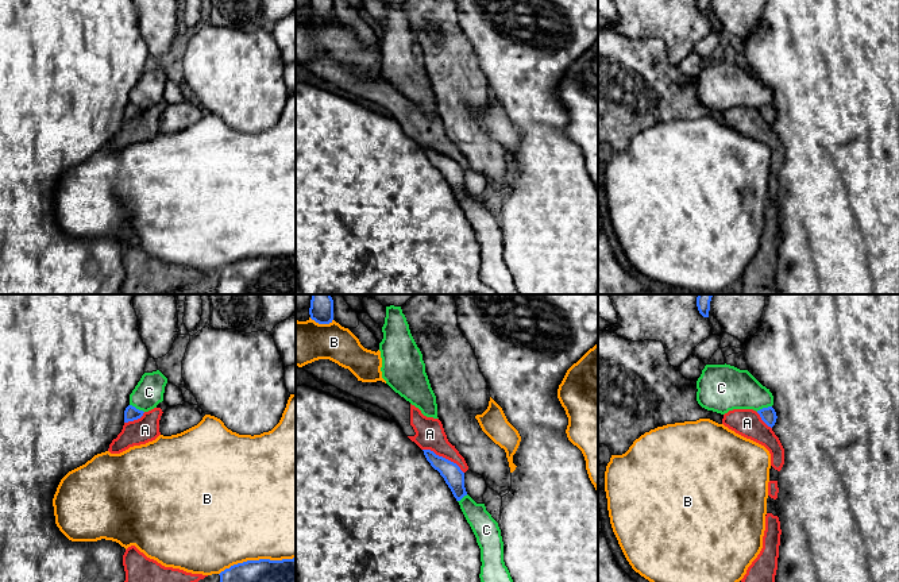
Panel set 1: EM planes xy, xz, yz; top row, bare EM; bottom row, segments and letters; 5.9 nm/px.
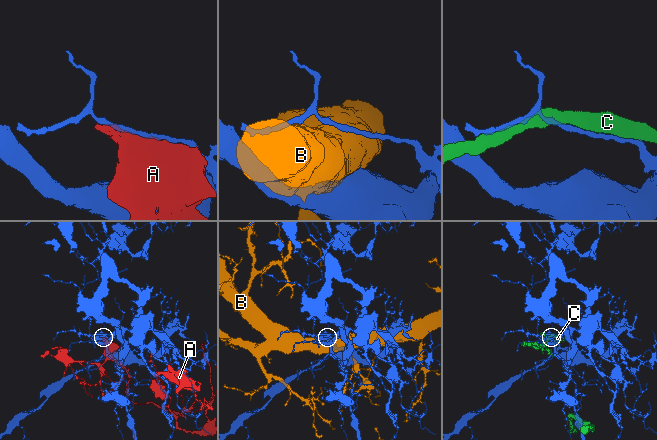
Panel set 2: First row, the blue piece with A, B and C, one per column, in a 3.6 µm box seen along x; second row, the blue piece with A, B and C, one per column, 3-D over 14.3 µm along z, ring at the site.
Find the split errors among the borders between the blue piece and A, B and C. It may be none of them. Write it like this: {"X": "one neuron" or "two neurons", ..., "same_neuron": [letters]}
{"A": "two neurons", "B": "two neurons", "C": "two neurons", "same_neuron": []}

